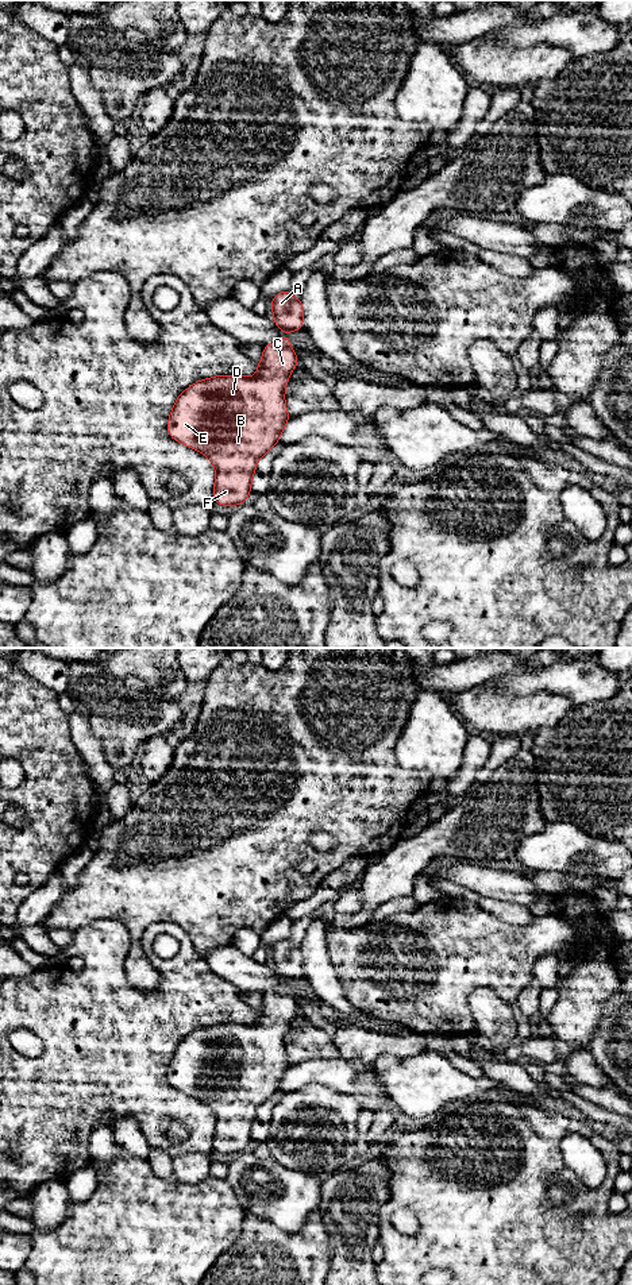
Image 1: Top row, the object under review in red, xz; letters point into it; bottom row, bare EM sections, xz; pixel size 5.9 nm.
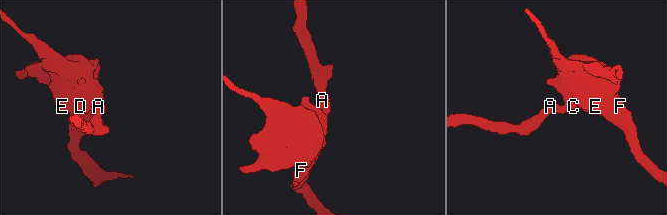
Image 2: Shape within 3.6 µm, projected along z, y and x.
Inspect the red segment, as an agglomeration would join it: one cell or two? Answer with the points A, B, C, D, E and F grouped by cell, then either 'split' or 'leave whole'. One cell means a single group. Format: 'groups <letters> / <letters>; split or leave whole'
groups A B C D E F; leave whole

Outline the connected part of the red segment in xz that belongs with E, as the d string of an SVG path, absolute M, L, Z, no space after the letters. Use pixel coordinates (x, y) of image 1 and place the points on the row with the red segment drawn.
M285 336L265 344L254 377L216 375L197 381L177 397L169 436L213 463L215 503L246 503L258 460L280 441L290 418L285 387L297 362Z

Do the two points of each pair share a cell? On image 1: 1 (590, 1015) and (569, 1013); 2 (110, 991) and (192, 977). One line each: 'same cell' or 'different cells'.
1: same cell
2: same cell

